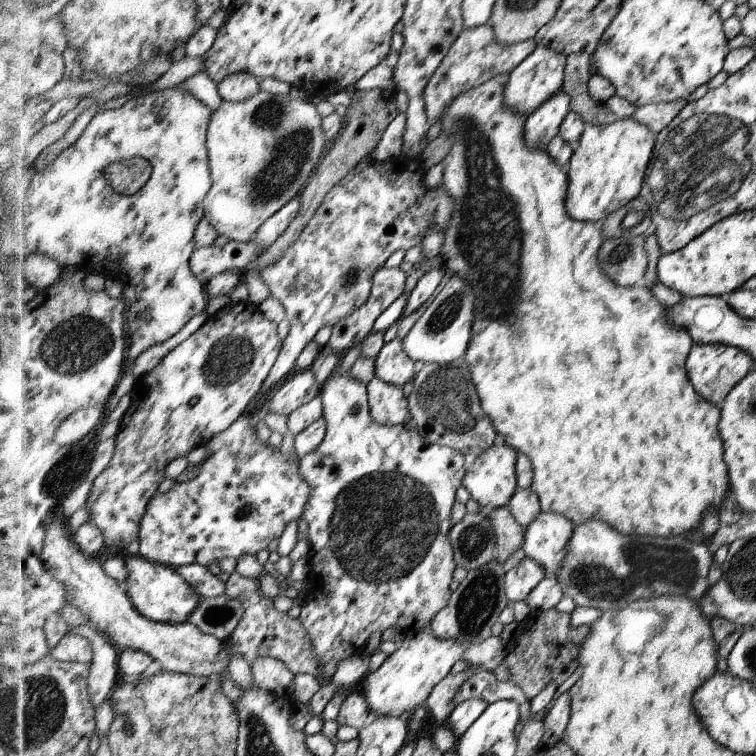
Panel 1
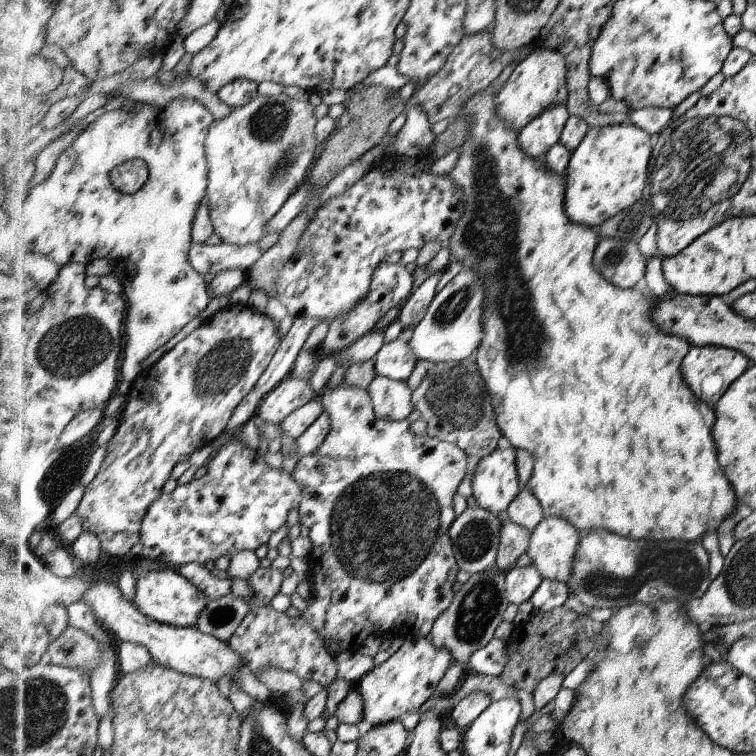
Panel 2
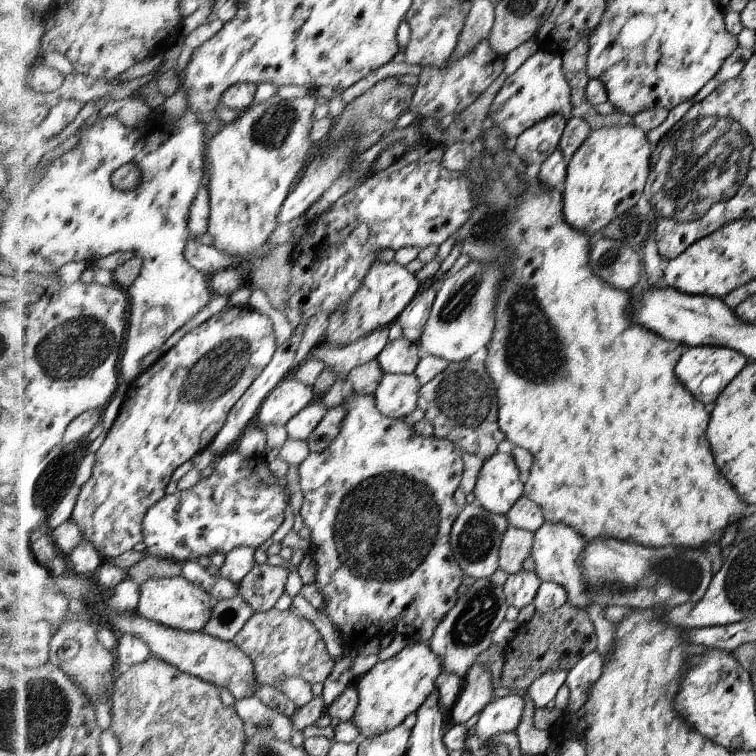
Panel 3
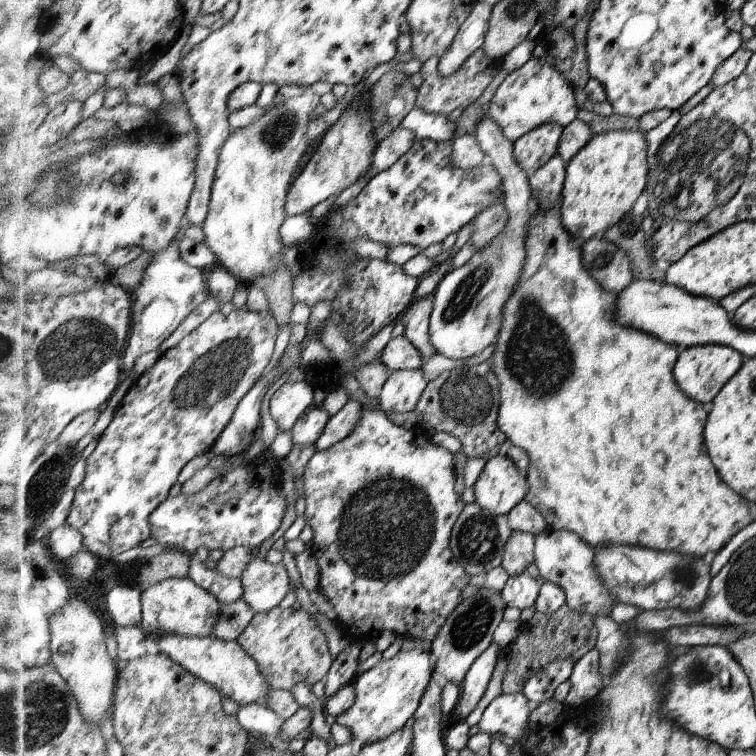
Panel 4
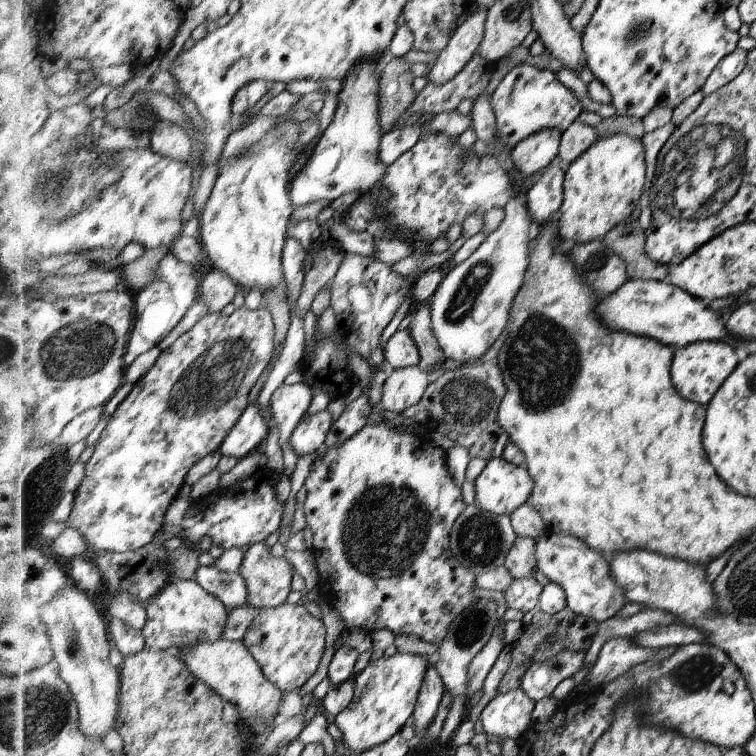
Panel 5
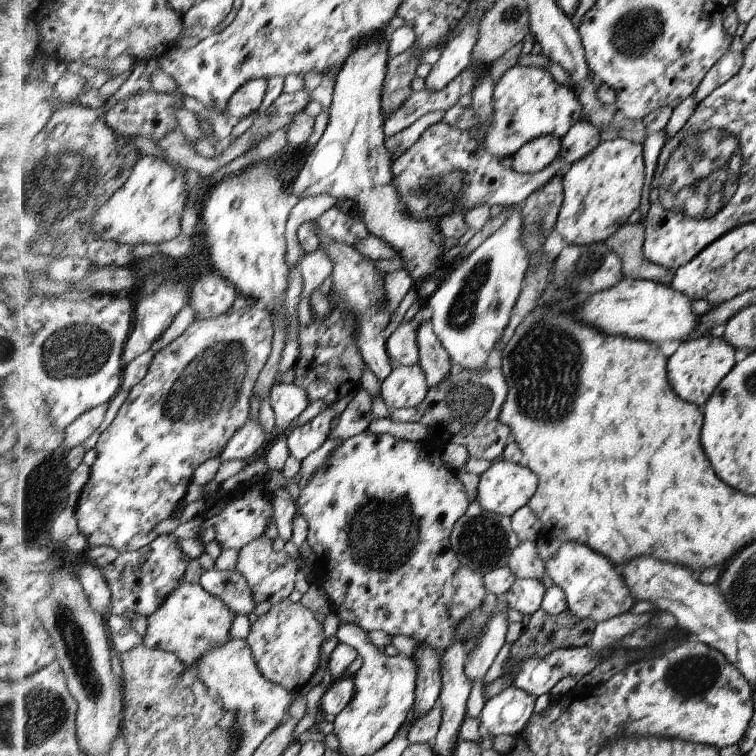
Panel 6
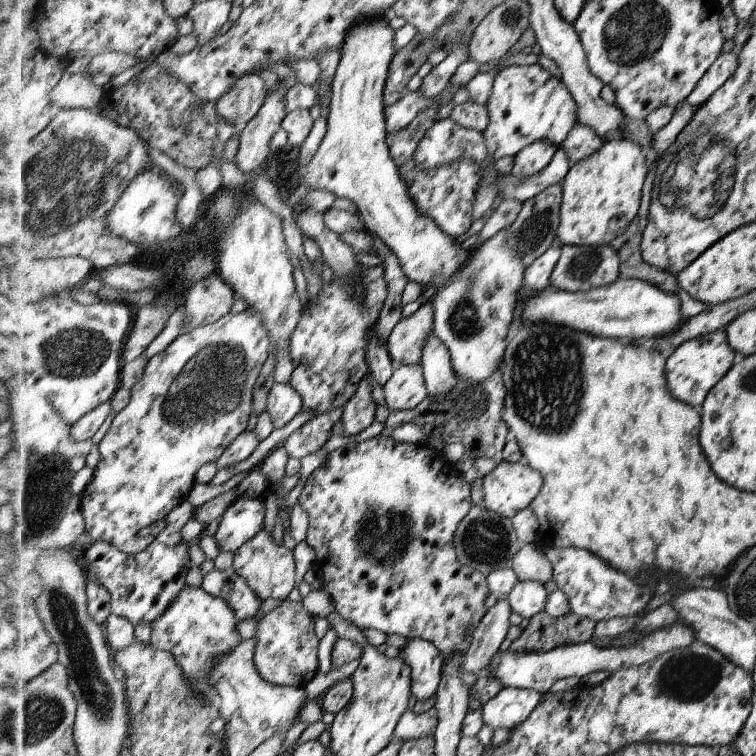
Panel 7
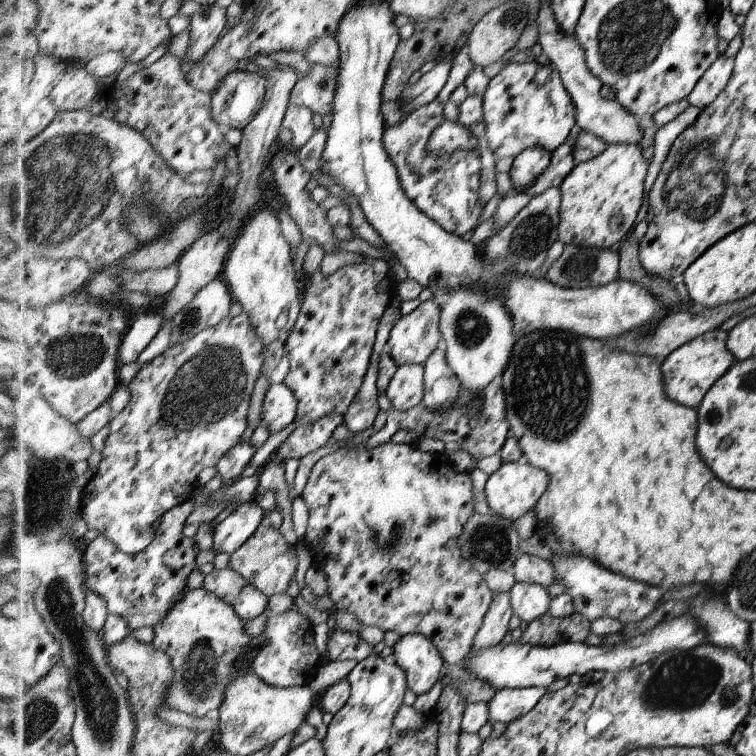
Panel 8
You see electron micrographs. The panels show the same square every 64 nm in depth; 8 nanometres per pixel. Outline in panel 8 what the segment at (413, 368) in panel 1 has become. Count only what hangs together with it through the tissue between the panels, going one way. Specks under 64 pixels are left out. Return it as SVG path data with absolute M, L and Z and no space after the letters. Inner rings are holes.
M432 297L421 304L412 312L401 315L396 320L389 334L386 344L387 353L394 359L397 366L400 365L423 365L428 362L428 356L436 350L443 341L443 333L440 332L440 314L443 306L441 301Z

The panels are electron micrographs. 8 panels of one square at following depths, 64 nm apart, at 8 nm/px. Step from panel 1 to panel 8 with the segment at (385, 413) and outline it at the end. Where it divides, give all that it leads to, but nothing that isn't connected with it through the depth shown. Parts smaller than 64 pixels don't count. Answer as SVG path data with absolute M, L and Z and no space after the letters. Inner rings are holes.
M400 365L386 389L392 409L407 411L421 405L424 396L423 365Z

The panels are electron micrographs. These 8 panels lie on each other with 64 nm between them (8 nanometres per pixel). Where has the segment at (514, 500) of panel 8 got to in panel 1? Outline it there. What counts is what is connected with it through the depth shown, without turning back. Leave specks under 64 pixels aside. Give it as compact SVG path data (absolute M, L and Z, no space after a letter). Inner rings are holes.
M494 445L480 454L472 462L472 466L467 468L467 475L463 480L464 488L470 492L472 500L476 500L482 510L489 512L496 508L504 508L510 498L514 496L517 489L516 460L516 450L511 445Z

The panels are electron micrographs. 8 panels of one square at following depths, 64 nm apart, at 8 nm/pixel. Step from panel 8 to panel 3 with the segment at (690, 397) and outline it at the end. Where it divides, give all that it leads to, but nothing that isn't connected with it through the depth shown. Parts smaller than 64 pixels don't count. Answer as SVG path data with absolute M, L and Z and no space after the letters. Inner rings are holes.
M710 345L687 347L676 367L676 372L678 372L678 378L684 380L684 384L686 384L686 388L690 390L692 396L695 396L696 400L711 407L711 405L716 402L716 399L719 398L724 388L747 366L746 359L747 357L745 357L743 353L728 347Z

